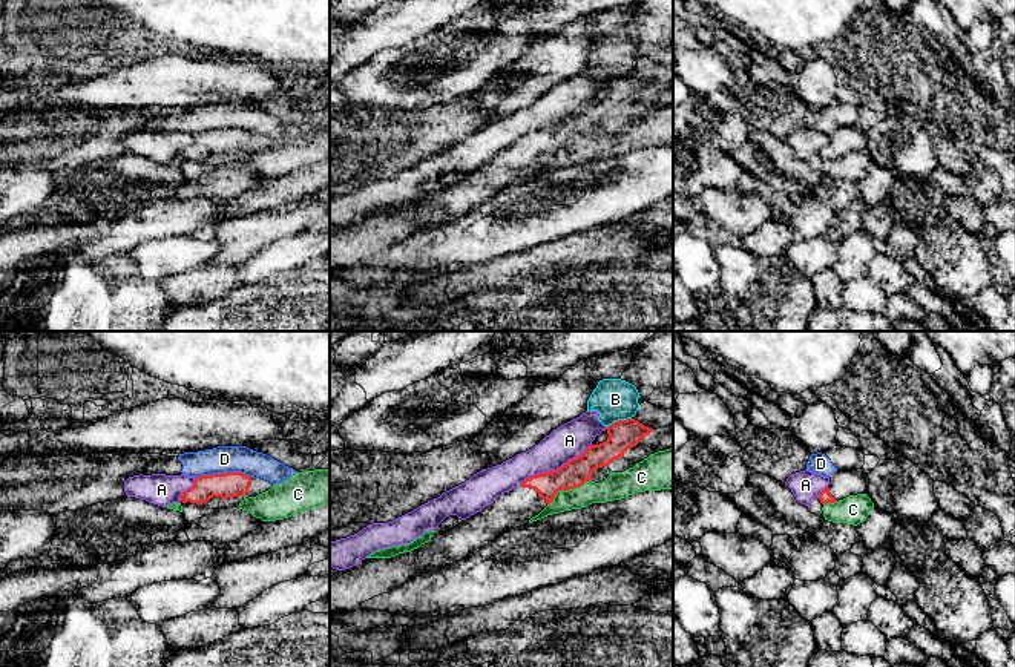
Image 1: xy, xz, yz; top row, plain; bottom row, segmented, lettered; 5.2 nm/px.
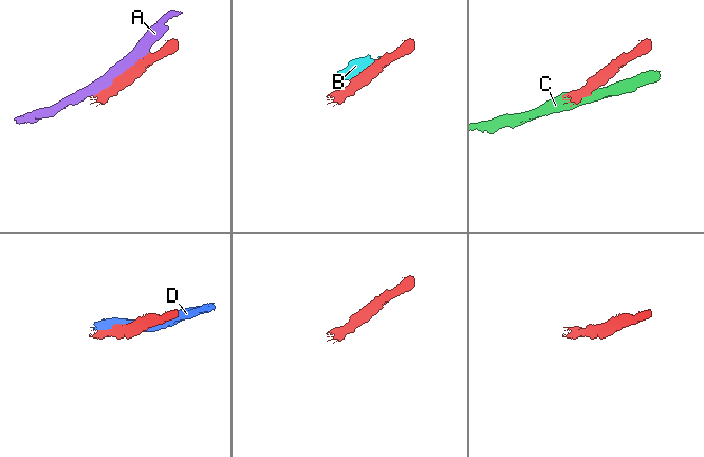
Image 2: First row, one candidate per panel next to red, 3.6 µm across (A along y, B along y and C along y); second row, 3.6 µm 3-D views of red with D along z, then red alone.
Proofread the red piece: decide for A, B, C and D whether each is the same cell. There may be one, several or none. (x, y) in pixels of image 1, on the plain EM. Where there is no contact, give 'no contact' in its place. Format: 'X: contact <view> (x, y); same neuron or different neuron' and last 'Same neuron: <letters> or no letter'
A: contact xz (554, 128); different neuron
B: contact xz (618, 77); different neuron
C: contact xz (566, 146); different neuron
D: contact xy (223, 131); different neuron
Same neuron: no letter

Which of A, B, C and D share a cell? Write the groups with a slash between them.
A / B / C / D

